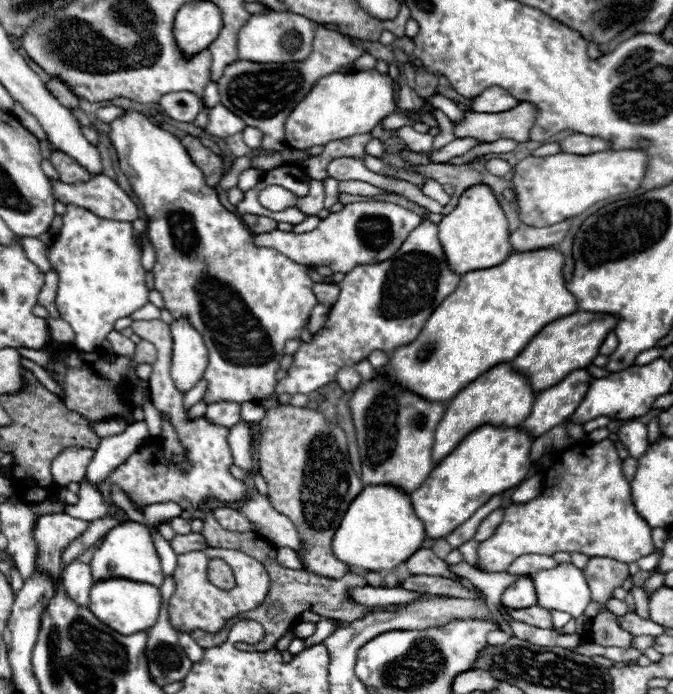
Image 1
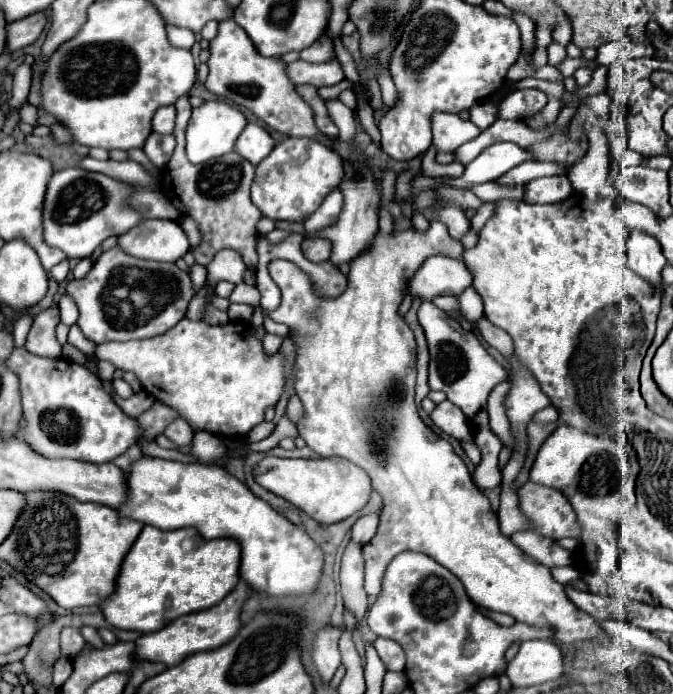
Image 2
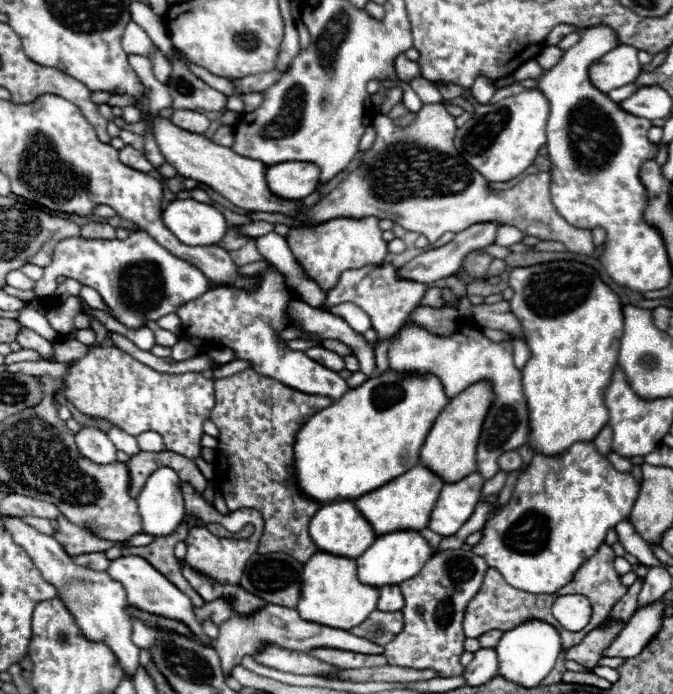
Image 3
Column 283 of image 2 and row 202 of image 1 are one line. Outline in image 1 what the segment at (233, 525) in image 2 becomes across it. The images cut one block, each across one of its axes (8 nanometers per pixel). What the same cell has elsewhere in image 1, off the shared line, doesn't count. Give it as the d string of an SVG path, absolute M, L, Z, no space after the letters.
M604 150L604 152L596 152L596 154L588 154L588 156L562 154L562 152L558 152L554 156L544 156L544 158L528 156L514 166L512 182L514 182L518 218L522 224L532 226L532 228L554 226L566 218L574 218L574 216L582 214L586 208L590 208L592 204L596 204L608 196L616 196L626 190L636 190L644 178L644 172L646 172L646 154L638 152L638 150L620 150L620 152Z

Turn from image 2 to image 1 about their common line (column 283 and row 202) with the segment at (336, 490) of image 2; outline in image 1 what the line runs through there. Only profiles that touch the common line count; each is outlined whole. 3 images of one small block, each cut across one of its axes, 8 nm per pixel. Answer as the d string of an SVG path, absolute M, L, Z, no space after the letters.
M476 184L460 196L458 208L454 208L448 216L440 220L438 232L440 232L442 250L446 254L446 262L448 266L452 266L456 274L466 274L470 270L498 266L512 252L512 246L508 242L510 230L508 230L506 216L496 196L484 184Z

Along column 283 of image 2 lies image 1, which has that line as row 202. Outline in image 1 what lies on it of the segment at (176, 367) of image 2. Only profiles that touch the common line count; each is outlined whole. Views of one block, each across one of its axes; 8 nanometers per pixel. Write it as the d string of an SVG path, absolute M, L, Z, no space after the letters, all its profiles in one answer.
M354 202L344 206L344 210L340 210L338 214L334 212L324 218L312 232L297 234L274 230L254 236L254 244L280 250L284 256L298 264L322 264L328 266L332 272L346 274L356 264L376 264L388 260L420 222L422 216L392 202Z

